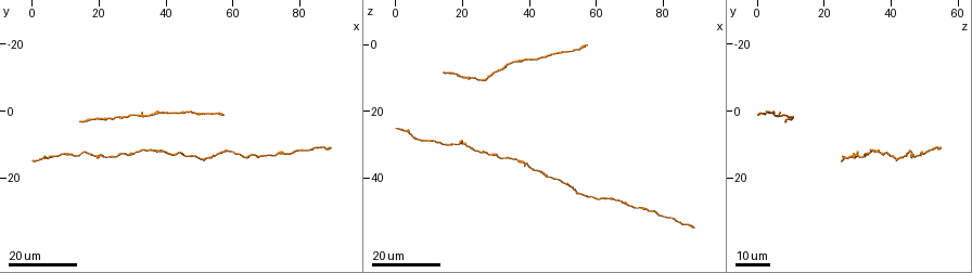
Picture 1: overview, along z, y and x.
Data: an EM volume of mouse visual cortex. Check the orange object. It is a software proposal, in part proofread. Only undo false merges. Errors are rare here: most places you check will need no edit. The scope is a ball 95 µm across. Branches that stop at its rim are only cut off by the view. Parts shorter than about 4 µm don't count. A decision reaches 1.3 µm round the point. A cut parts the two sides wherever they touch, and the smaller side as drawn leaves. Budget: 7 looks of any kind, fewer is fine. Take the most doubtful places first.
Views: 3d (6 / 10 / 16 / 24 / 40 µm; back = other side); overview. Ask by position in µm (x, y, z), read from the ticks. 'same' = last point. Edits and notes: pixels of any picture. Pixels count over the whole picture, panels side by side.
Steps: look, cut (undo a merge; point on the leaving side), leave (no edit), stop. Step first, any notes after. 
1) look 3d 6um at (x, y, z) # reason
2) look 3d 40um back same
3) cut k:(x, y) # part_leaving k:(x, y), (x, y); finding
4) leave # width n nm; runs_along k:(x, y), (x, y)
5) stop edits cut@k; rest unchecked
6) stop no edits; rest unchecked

look 3d 24um at (19.5, 13.5, 29.5)

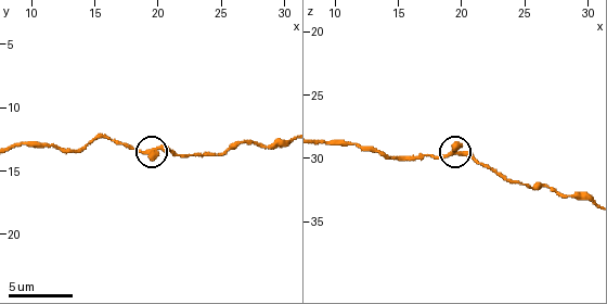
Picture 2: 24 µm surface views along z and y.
look 3d 10um at (19.6, 13.6, 28.8) # zoom in

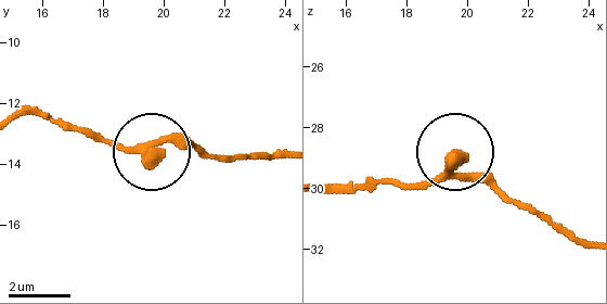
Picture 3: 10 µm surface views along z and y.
leave # width 310 nm; runs_along 3:(586, 246), (508, 202), (462, 161), (395, 187); continuous, no second neuron

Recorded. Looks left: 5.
look 3d 24um at (21.0, 3.0, 9.5)

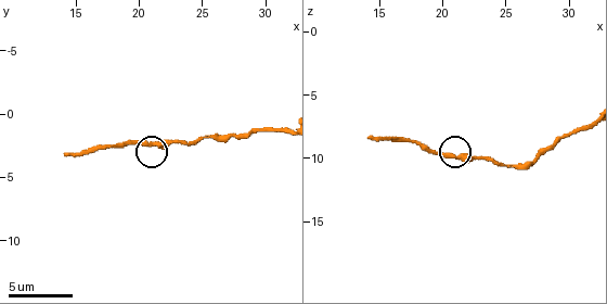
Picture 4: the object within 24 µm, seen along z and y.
look 3d 10um at (21.6, 2.6, 10.0)

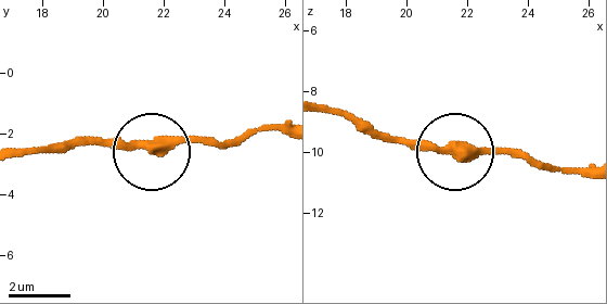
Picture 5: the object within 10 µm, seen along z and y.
leave # width 360 nm; all the same neuron

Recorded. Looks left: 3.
look 3d 16um at (63.5, 13.5, 45.5) # sudden change in width

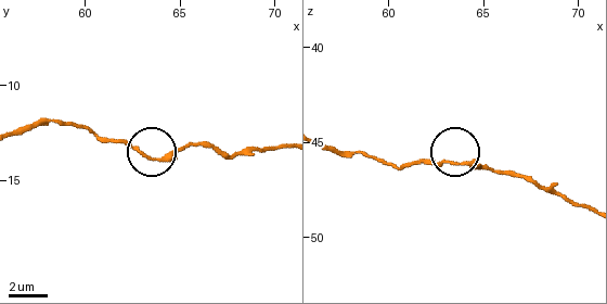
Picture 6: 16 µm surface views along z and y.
look 3d 10um at (63.4, 13.9, 46.0) # closer look

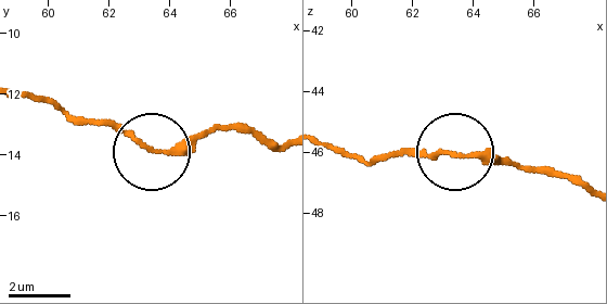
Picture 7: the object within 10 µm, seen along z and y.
leave # runs_along 7:(18, 96), (119, 125), (158, 153), (248, 129); all the same neuron

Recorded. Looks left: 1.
look 3d 10um at (27.0, 12.8, 32.4) # thick turns thin

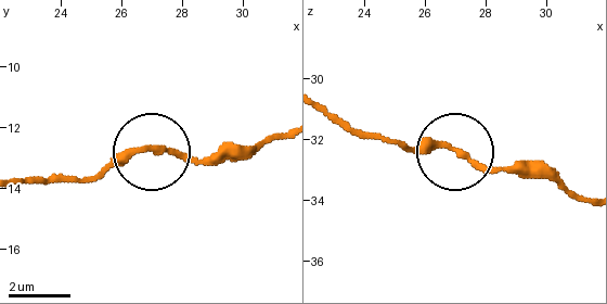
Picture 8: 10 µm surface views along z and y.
leave # width 180 nm; runs_along 8:(204, 155), (136, 148), (89, 176), (61, 179); all the same neuron

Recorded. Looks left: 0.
stop no edits; rest unchecked

